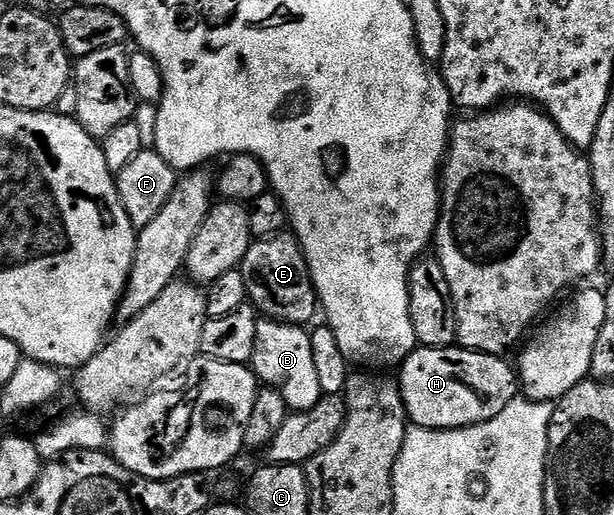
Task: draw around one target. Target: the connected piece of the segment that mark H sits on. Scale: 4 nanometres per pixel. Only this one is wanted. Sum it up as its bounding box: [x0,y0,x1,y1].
[398,345,518,432]

